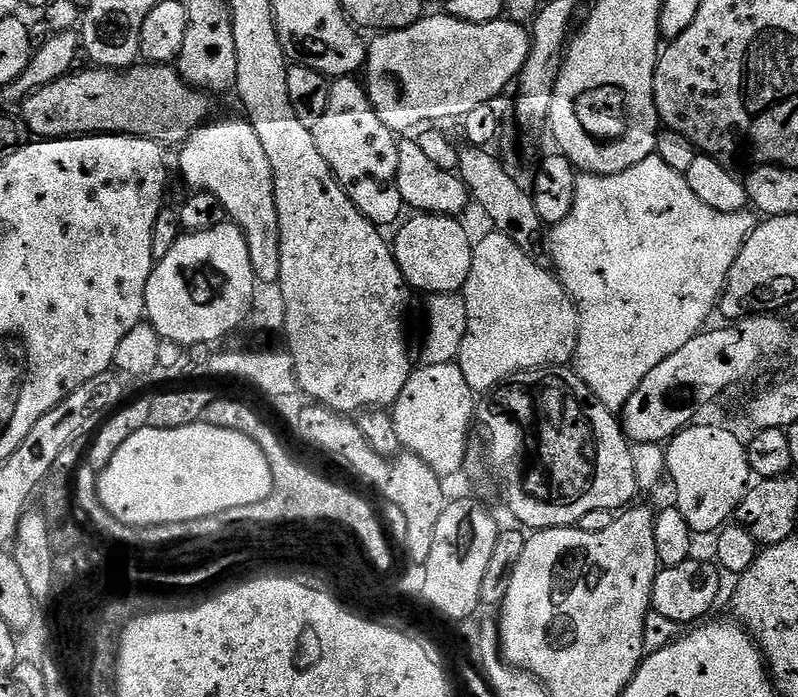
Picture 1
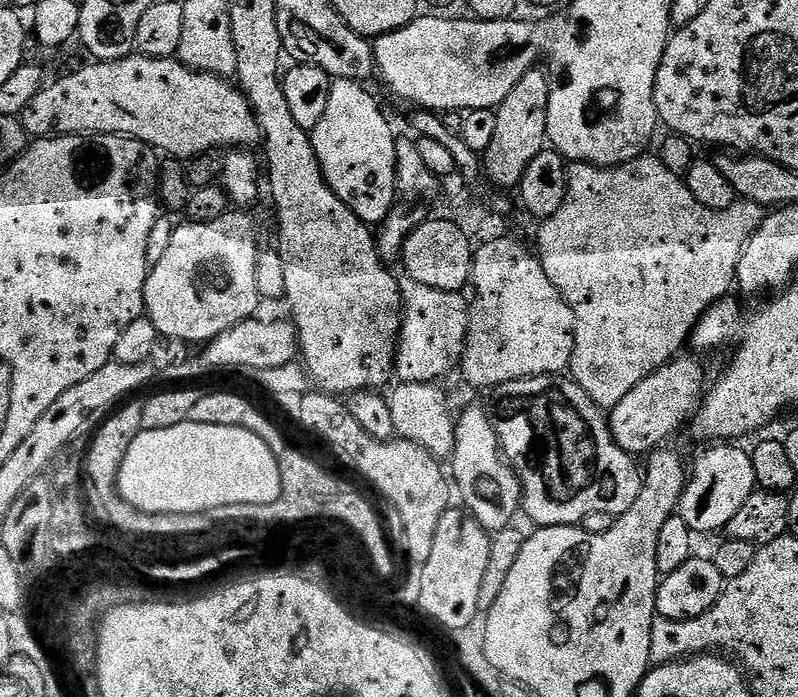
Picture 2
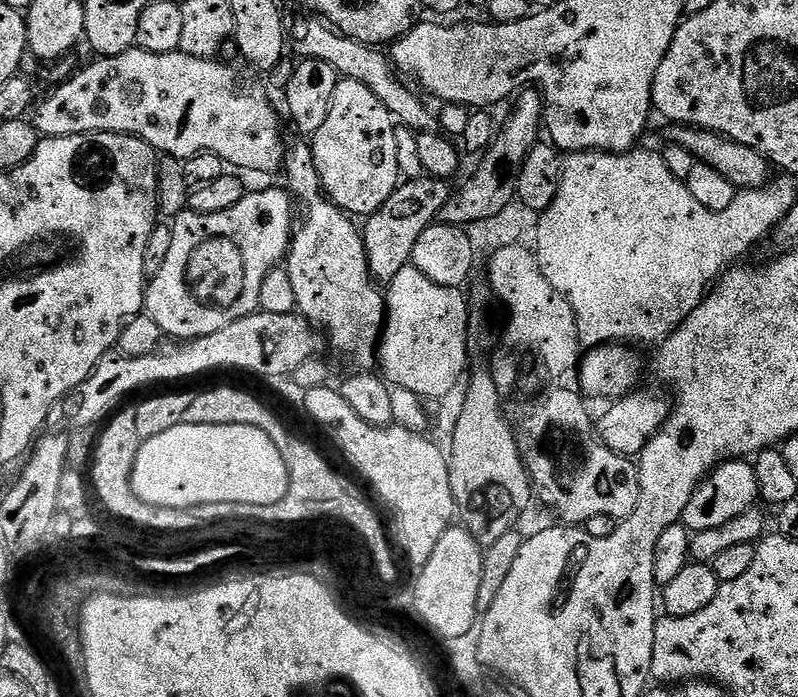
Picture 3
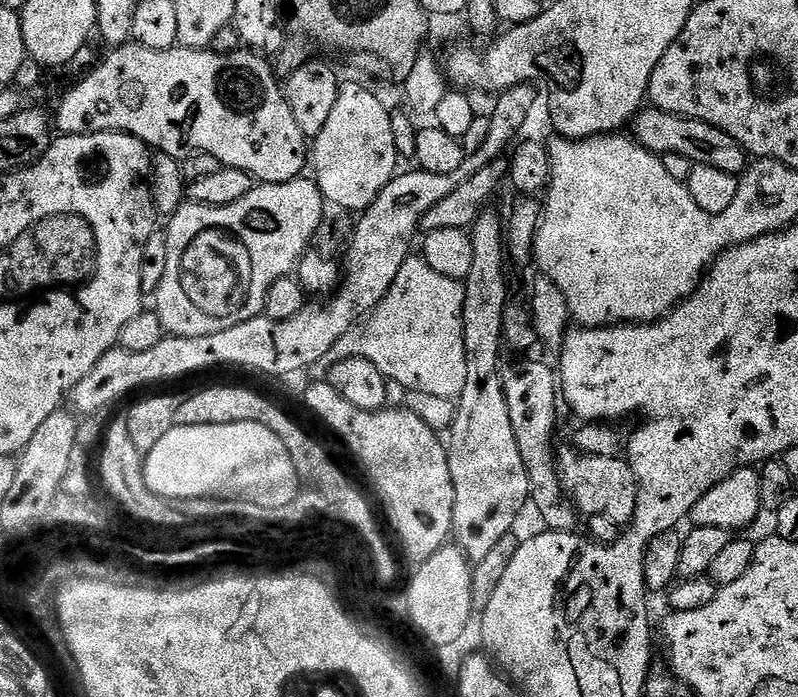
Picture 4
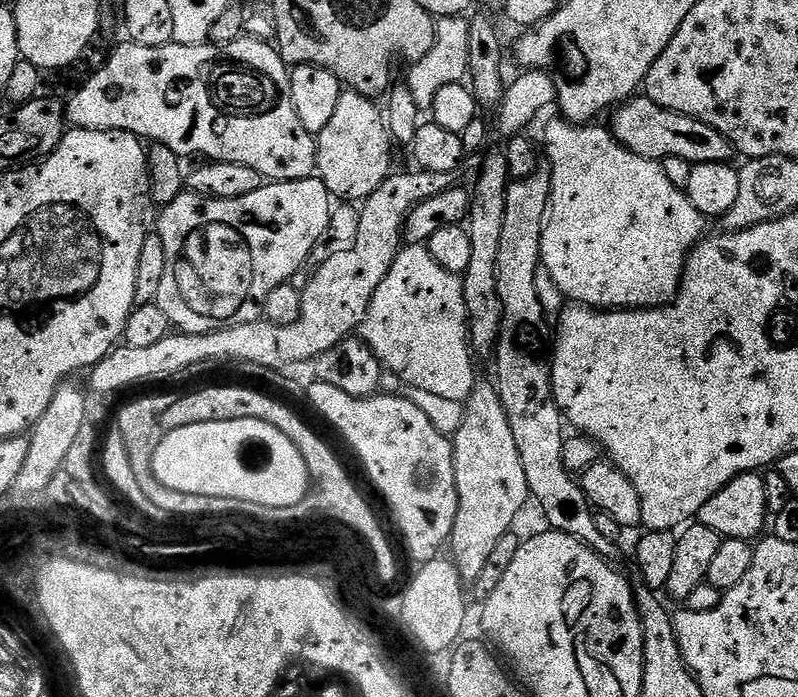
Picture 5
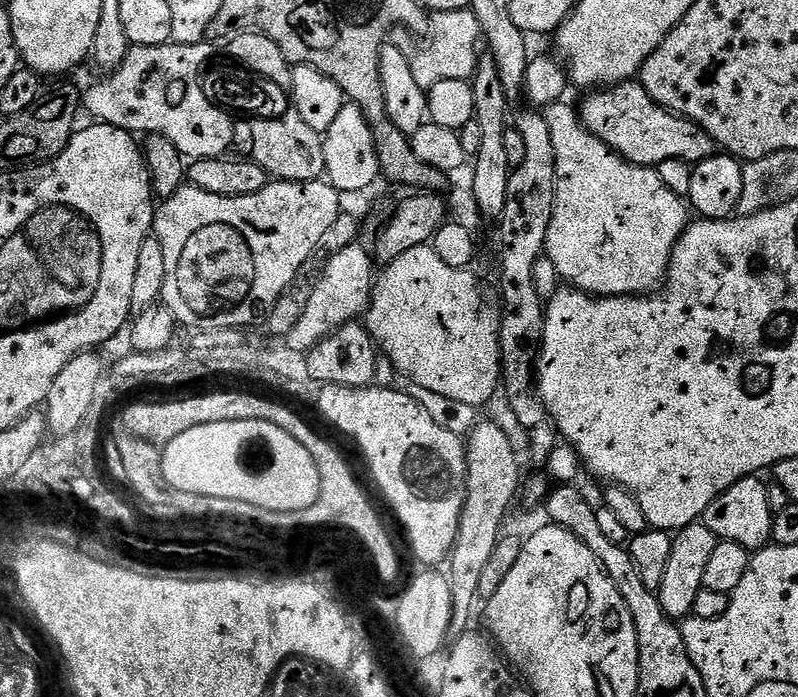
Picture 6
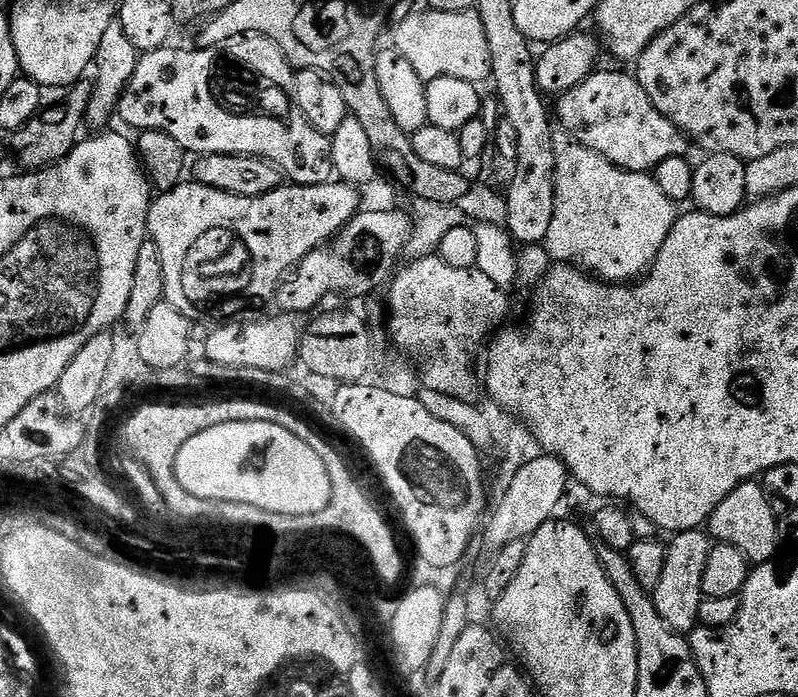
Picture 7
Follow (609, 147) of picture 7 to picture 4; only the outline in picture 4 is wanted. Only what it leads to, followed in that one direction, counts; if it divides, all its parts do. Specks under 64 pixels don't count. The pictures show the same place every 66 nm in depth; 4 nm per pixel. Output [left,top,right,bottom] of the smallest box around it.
[630,107,750,177]

